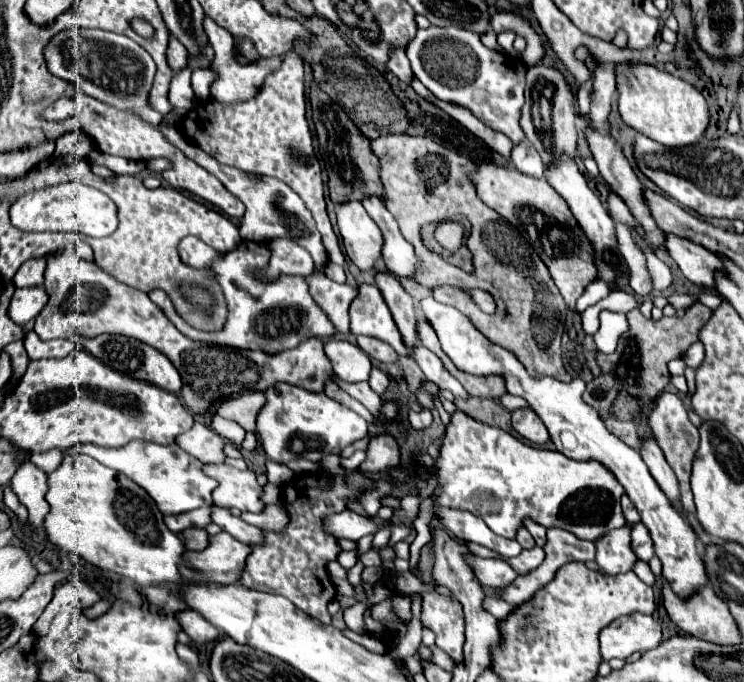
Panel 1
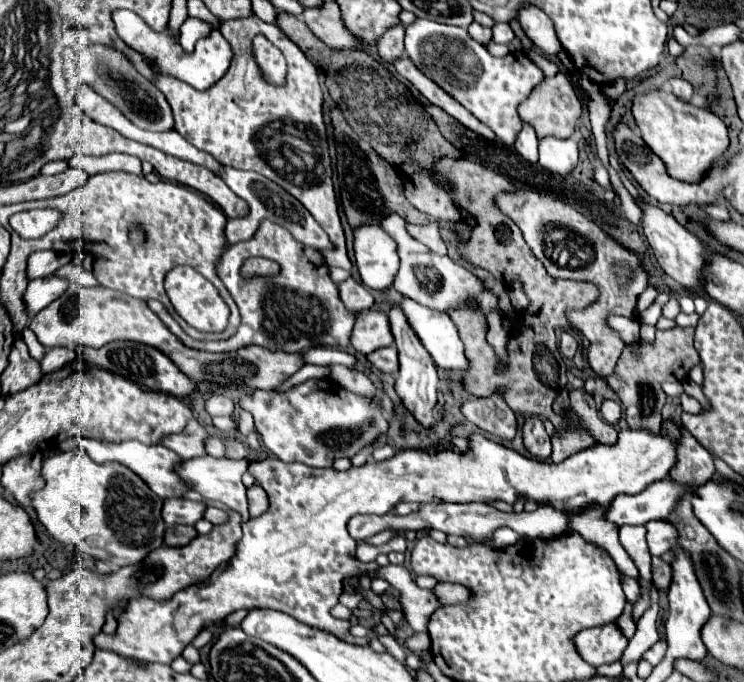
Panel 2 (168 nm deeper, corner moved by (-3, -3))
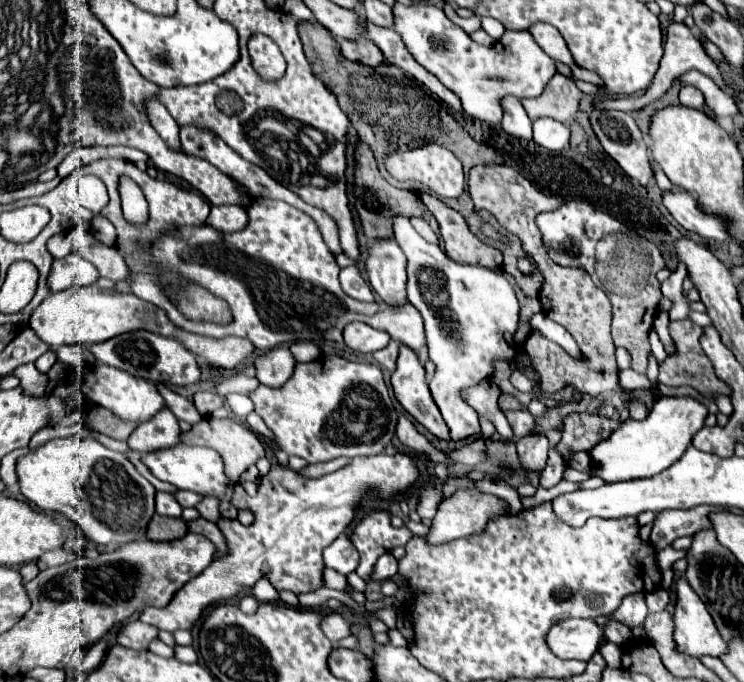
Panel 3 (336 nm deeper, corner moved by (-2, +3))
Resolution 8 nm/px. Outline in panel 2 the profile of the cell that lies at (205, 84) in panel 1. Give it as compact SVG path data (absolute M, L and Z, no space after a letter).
M115 10L113 12L113 22L115 22L115 30L119 34L119 38L133 50L137 50L145 62L149 66L153 66L155 72L167 74L171 78L177 78L189 86L193 86L195 90L207 90L211 88L229 68L229 62L233 58L233 50L229 46L229 42L221 36L219 30L213 30L209 36L197 40L195 50L189 54L181 48L179 44L179 34L173 32L171 28L165 28L163 32L155 32L151 30L151 26L147 26L135 12L131 10Z

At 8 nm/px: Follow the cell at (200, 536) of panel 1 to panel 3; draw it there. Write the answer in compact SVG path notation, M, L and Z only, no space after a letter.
M154 516L148 526L146 536L150 540L178 540L188 532L188 524L184 518L168 518L168 516Z

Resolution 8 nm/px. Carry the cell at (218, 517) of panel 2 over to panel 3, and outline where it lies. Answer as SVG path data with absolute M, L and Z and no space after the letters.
M178 490L174 496L184 508L196 508L202 502L202 496L198 496L194 492L186 492L186 490Z

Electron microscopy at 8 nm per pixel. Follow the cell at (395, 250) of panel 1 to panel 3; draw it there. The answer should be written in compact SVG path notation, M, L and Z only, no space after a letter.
M394 216L394 238L400 244L400 248L406 254L408 266L406 266L406 292L408 300L420 310L424 318L424 330L426 330L426 340L428 340L428 350L430 350L430 360L436 364L436 374L430 380L430 392L436 402L436 406L442 412L442 418L446 426L450 428L452 440L462 440L470 434L476 434L480 430L478 414L460 398L460 390L466 386L474 386L484 378L490 378L492 374L492 362L498 358L514 358L516 354L516 344L512 340L516 326L518 326L518 300L516 294L510 286L510 282L496 272L482 268L482 266L468 266L468 264L458 264L442 252L438 244L426 242L410 224L406 216Z

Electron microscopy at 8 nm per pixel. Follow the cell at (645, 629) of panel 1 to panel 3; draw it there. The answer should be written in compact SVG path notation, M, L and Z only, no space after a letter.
M562 620L548 632L548 646L560 658L590 660L604 640L604 628L594 620Z

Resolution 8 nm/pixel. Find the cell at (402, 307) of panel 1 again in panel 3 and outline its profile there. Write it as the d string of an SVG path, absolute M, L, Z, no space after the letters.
M400 344L398 364L390 382L394 388L396 400L404 406L406 412L410 412L436 438L450 440L448 428L438 412L438 406L430 396L424 364L418 360L412 348L406 348L404 344Z

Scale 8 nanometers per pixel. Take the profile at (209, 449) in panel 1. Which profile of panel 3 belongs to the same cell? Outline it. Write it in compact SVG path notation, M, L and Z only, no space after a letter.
M166 408L162 410L158 416L154 416L154 420L140 424L130 436L128 436L128 446L132 450L138 450L142 454L146 452L156 452L162 448L172 448L176 444L180 444L182 430L178 426L178 420L174 418L174 414Z

